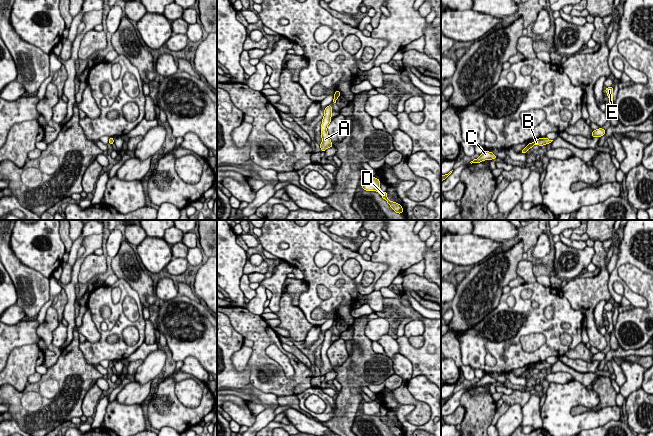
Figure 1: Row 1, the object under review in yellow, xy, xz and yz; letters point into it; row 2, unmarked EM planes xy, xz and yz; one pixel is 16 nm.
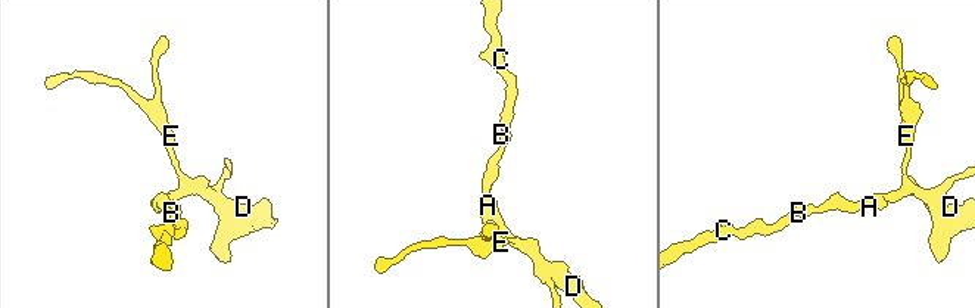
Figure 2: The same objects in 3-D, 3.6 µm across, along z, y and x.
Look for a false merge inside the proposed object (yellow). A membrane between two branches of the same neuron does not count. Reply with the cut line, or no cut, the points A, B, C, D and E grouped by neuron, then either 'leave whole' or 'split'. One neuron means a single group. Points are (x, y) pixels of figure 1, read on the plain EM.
no cut; A B C D E; leave whole

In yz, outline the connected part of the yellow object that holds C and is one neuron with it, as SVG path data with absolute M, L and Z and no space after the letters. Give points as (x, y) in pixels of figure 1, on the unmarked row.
M484 375L479 382L472 384L470 387L480 387L481 385L496 383L497 380L494 379L492 376Z

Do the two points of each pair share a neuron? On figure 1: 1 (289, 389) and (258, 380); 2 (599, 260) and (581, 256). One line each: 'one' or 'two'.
1: one
2: two

